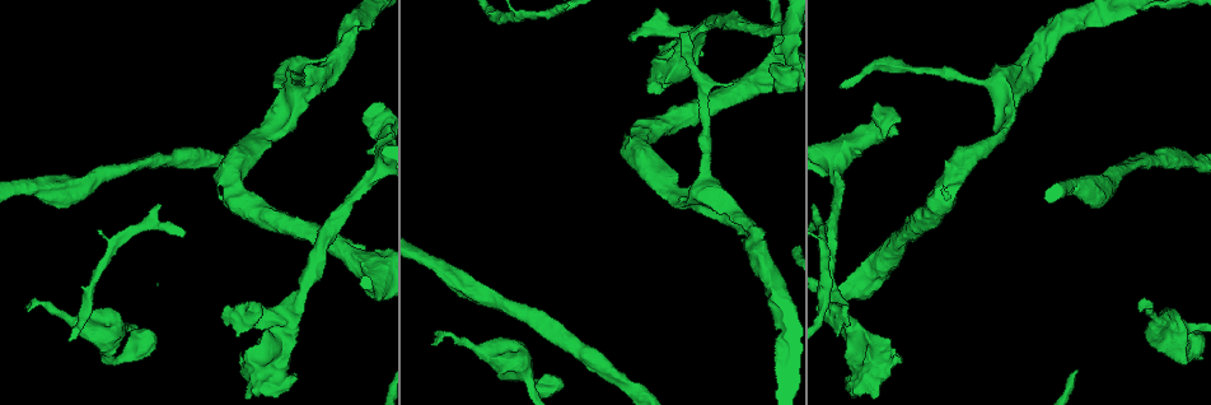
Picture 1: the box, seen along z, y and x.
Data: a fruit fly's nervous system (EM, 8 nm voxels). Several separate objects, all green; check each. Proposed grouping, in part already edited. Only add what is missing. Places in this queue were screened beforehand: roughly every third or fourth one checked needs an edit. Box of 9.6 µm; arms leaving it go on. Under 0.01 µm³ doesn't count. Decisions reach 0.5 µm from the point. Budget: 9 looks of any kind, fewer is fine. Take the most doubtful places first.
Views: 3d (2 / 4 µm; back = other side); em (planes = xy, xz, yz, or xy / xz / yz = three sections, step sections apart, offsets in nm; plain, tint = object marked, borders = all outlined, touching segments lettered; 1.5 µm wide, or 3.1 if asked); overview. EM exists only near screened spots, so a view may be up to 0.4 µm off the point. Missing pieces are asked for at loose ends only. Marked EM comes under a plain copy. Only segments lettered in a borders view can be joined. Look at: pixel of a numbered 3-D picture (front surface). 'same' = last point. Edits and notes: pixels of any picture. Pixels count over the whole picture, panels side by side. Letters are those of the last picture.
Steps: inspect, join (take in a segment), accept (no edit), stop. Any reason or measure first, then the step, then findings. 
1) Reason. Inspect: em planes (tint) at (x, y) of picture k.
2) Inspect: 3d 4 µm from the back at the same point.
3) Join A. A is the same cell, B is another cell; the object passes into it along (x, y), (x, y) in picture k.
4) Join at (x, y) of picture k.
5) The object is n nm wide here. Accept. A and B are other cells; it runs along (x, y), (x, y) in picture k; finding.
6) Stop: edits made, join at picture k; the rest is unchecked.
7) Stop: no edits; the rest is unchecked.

Free end. Inspect: 3d 2 µm at (837, 333) of picture 1.

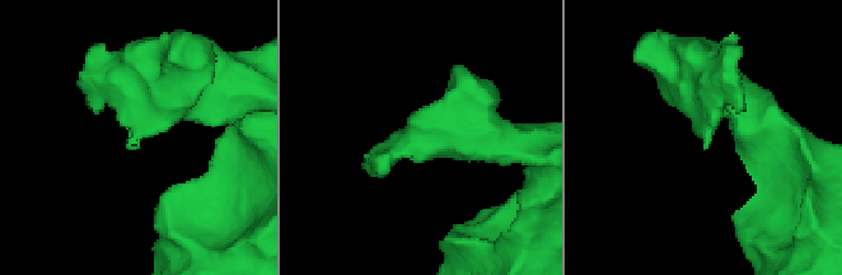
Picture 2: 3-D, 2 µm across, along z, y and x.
Now the EM. Inspect: em planes (borders) at (706, 147) of picture 2.

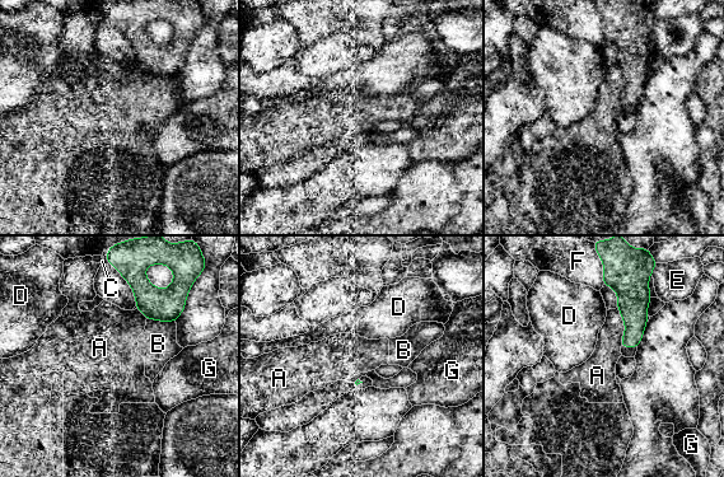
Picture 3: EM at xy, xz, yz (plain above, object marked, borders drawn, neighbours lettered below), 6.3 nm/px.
The longest contact is with A, 240 nm. Accept. A, B, C, D, E, F and G are other cells; no lettered segment goes on from it.

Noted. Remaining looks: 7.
Free end. Inspect: em planes (borders) at (147, 330) of picture 1.

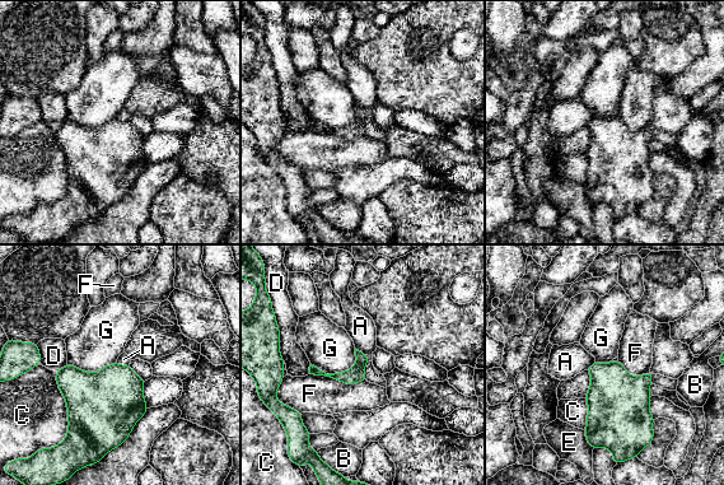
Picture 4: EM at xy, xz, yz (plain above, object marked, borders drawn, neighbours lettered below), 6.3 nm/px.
The longest contact is with C, 440 nm. Accept. A, B, C, D, E, F and G are other cells; it runs along (364, 358), (349, 376), (312, 369) in picture 4; no lettered segment goes on from it.

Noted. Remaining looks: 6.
An open end. Inspect: 3d 2 µm from the back at (840, 87) of picture 1.

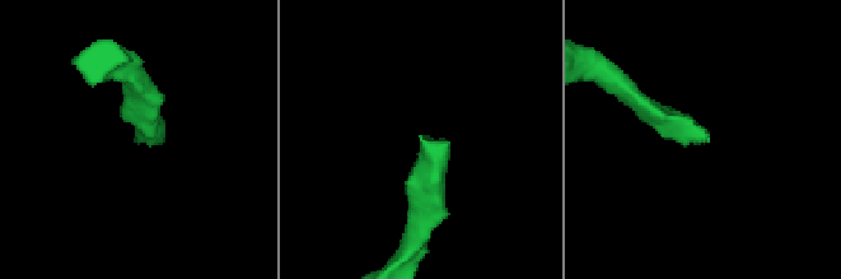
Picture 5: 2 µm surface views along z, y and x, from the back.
Now the EM. Inspect: em planes (borders) at (424, 139) of picture 5.

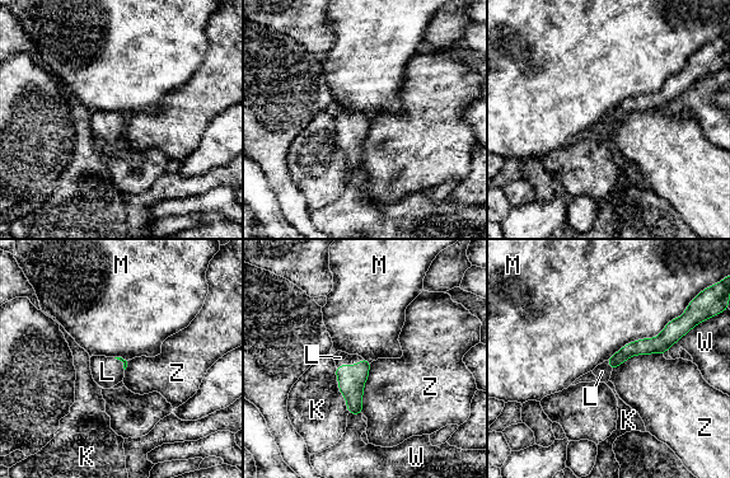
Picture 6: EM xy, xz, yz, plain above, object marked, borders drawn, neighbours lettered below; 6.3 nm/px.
Join L. L is the same cell, K, M, W and Z are other cells; the neuron continues.

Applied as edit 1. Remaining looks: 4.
Stop: edits made, join at picture 6; the rest is unchecked.

